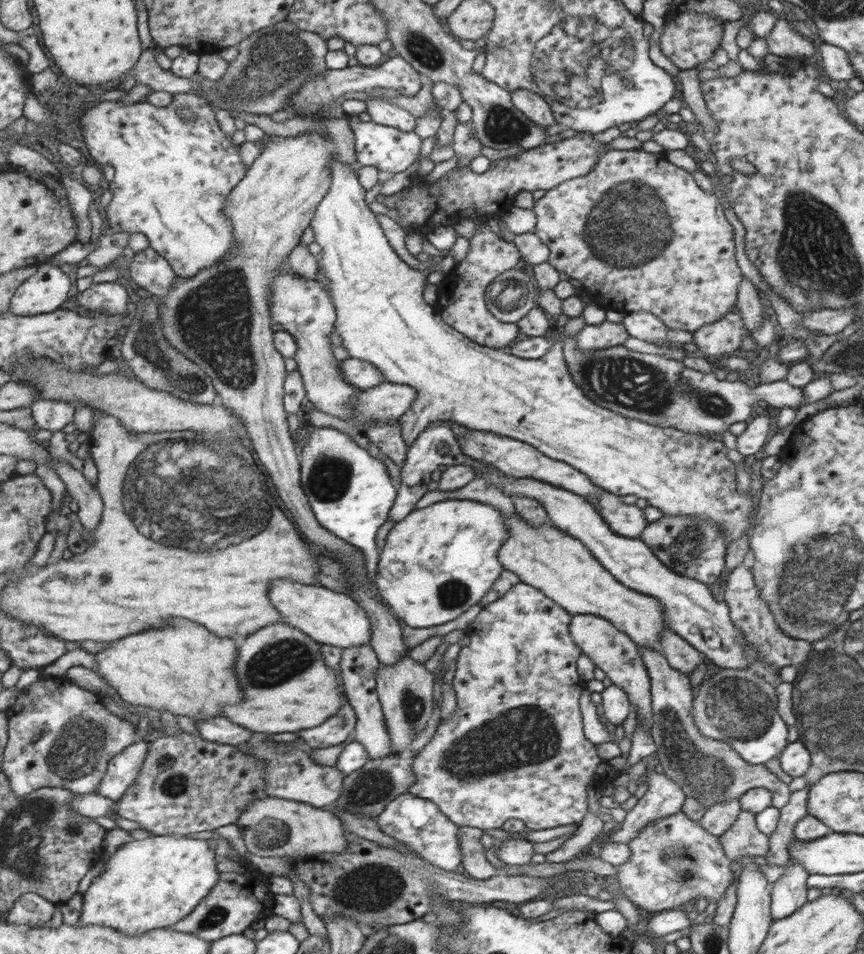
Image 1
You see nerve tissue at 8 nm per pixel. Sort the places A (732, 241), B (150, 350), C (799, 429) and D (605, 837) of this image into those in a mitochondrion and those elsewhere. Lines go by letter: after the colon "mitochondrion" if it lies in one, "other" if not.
A: other
B: mitochondrion
C: other
D: other

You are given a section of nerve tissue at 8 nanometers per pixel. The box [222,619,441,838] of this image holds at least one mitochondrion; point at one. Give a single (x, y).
(256, 673)

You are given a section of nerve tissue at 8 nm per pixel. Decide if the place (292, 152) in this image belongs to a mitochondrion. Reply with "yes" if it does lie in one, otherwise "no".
no

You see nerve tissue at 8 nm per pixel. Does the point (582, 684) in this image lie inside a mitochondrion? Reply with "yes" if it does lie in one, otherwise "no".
no

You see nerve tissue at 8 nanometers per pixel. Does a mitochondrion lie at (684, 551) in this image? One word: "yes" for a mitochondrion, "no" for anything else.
yes

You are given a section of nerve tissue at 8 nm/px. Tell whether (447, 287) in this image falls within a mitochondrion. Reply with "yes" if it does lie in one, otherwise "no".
no

